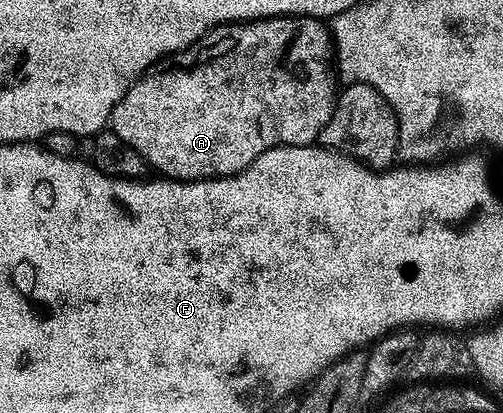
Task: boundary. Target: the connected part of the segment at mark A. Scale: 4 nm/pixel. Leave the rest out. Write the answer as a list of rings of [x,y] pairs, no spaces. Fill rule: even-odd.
[[[268,16],[266,20],[249,20],[246,22],[232,22],[221,24],[218,28],[204,34],[200,40],[195,41],[182,52],[175,52],[165,56],[156,64],[148,68],[139,79],[129,86],[125,98],[117,102],[109,121],[110,131],[121,138],[147,163],[148,169],[155,168],[160,177],[168,180],[213,180],[216,176],[236,176],[245,170],[265,150],[280,148],[282,144],[301,146],[302,144],[315,144],[318,141],[325,122],[331,120],[337,99],[337,72],[333,67],[333,41],[330,27],[322,19],[313,16]]]

